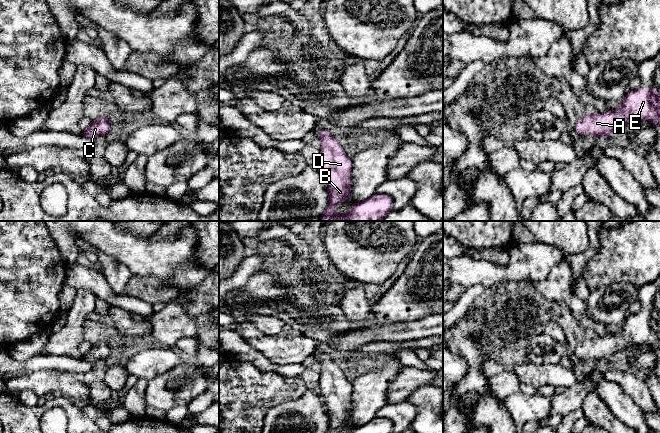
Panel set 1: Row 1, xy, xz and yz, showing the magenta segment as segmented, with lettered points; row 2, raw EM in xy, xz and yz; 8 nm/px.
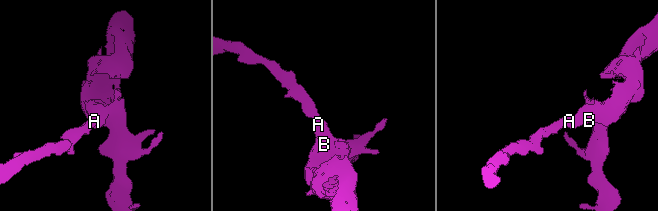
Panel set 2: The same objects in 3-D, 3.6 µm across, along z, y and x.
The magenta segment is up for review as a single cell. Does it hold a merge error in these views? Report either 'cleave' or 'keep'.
keep

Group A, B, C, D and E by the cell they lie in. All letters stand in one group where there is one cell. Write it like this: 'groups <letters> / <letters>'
groups A B C D E

